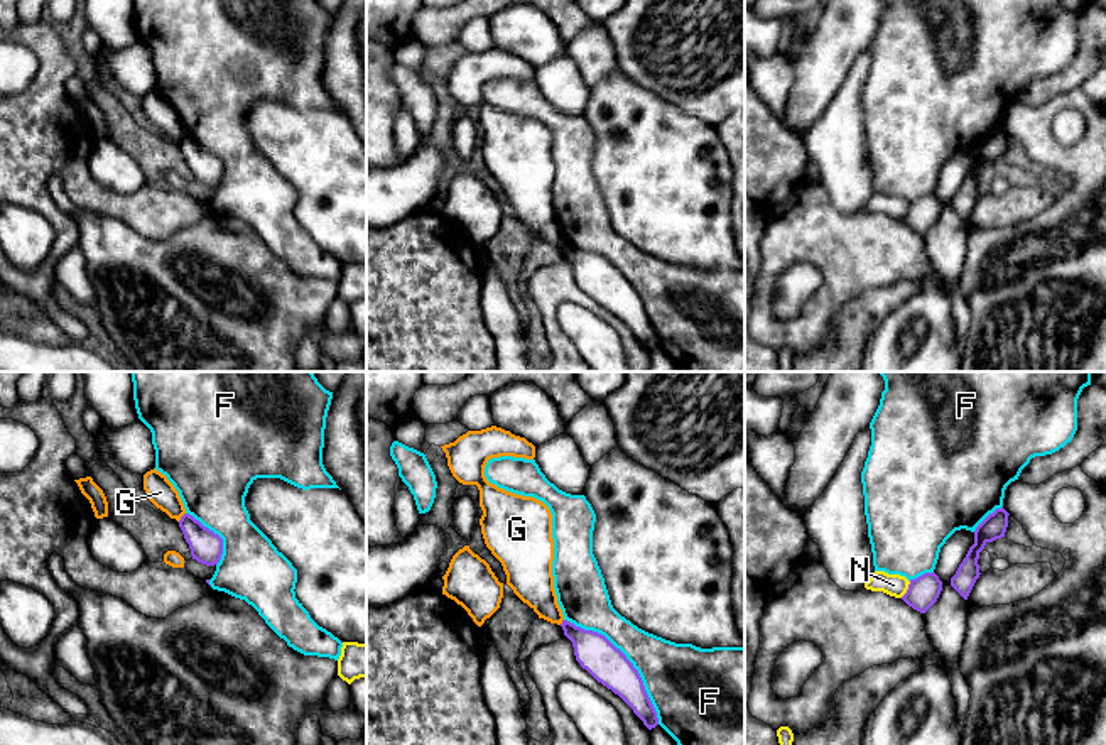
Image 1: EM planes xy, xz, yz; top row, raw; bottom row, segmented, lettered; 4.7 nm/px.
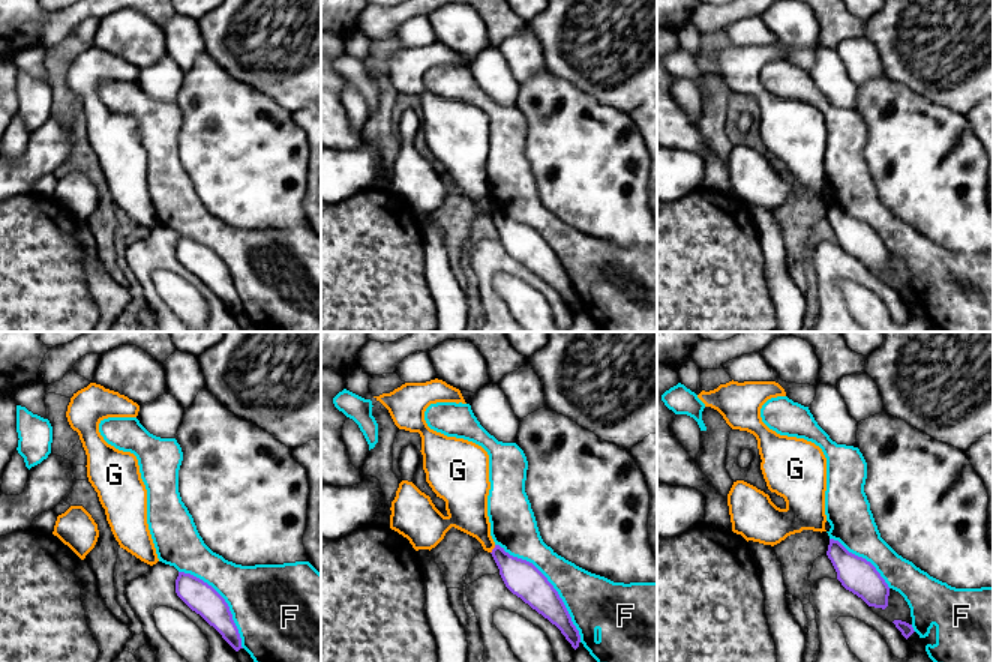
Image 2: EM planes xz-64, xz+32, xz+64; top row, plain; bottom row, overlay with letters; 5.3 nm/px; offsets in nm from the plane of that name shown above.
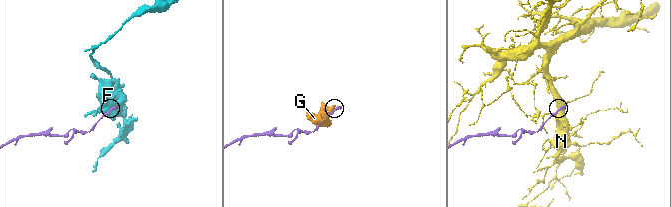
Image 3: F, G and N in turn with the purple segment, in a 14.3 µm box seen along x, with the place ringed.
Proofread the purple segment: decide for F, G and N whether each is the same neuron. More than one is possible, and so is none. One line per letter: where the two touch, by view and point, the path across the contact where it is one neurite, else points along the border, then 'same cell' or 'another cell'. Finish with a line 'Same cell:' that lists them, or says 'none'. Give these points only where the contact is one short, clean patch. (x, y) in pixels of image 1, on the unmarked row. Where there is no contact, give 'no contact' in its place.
F: xz (627, 281) | another cell
G: xy (181, 139) | along xy (184, 134), (178, 142) | another cell
N: yz (907, 212) | another cell
Same cell: none

